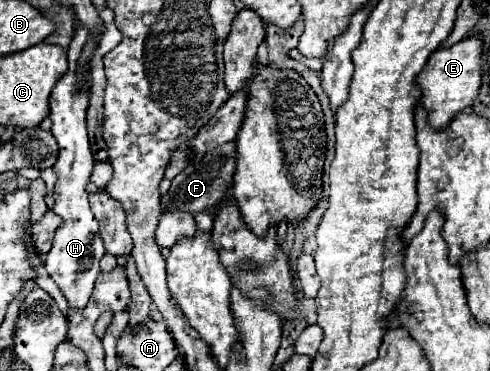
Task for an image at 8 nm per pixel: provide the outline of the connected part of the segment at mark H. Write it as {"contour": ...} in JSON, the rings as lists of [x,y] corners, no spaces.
{"contour":[[[75,22],[75,36],[67,48],[67,56],[69,56],[69,70],[63,74],[63,78],[55,84],[51,98],[49,98],[49,106],[51,106],[51,114],[49,118],[53,120],[53,136],[59,142],[59,158],[53,166],[53,170],[57,172],[57,184],[55,184],[55,208],[53,212],[59,214],[63,218],[63,228],[59,228],[59,232],[55,232],[55,240],[53,240],[53,248],[51,252],[45,256],[45,268],[47,274],[55,280],[55,284],[61,288],[61,292],[65,294],[67,302],[71,308],[85,308],[95,280],[99,276],[99,260],[105,254],[103,248],[103,240],[99,236],[99,224],[93,216],[93,212],[89,210],[89,200],[87,200],[87,190],[85,184],[89,182],[91,170],[93,170],[93,154],[89,148],[89,136],[87,136],[87,128],[85,128],[85,112],[89,106],[89,90],[91,90],[91,78],[89,78],[89,70],[91,68],[83,68],[83,78],[77,78],[77,70],[79,70],[79,56],[87,44],[89,38],[99,38],[97,34],[91,34],[89,28],[85,28],[83,24]]]}

